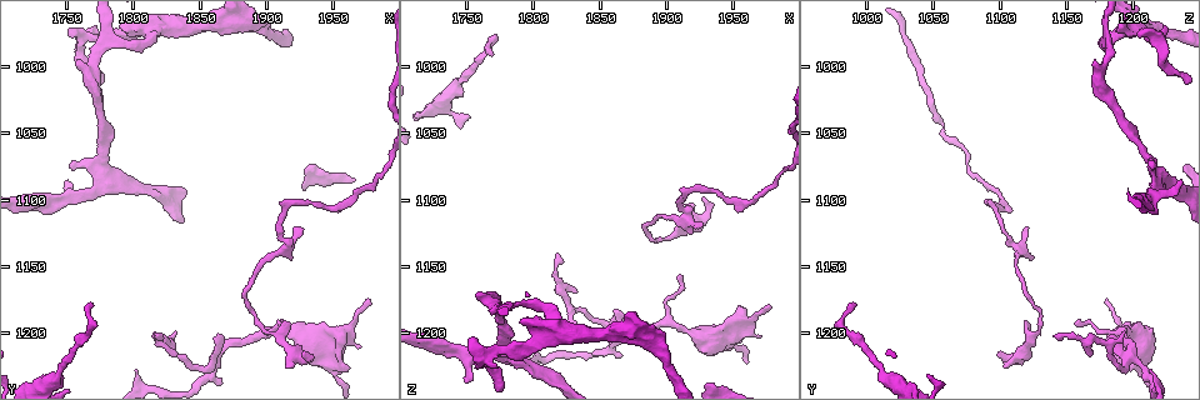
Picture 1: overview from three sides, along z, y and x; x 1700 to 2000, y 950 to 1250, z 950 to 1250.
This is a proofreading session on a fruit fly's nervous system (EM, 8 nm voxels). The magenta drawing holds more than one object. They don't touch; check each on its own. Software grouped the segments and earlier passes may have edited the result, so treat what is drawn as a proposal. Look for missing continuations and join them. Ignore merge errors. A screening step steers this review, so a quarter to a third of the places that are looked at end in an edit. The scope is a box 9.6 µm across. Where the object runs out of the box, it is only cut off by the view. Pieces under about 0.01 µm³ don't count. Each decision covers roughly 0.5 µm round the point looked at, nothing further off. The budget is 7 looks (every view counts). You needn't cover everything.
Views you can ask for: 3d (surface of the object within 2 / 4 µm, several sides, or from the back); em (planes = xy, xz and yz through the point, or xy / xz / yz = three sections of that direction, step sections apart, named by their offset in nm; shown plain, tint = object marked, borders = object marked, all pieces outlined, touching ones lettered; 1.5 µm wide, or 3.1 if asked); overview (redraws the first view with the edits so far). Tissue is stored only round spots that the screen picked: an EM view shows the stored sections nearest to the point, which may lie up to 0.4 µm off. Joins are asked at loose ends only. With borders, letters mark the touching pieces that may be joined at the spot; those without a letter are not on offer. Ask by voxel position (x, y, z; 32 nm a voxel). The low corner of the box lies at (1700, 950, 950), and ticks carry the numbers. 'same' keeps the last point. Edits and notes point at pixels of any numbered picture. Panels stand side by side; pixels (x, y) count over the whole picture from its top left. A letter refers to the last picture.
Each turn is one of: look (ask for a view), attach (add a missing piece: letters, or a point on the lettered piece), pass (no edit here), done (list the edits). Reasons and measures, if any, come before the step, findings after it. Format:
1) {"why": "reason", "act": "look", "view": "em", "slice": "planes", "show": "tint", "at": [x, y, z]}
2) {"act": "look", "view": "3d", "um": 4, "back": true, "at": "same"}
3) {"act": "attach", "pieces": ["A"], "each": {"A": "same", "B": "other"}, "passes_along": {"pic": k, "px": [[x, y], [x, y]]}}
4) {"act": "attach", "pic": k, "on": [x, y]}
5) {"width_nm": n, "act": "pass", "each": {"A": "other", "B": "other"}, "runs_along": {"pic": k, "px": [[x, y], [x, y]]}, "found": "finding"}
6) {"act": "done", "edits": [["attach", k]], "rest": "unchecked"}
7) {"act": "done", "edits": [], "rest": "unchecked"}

{"why": "an open end", "act": "look", "view": "3d", "um": 4, "at": [1756, 1070, 1212]}

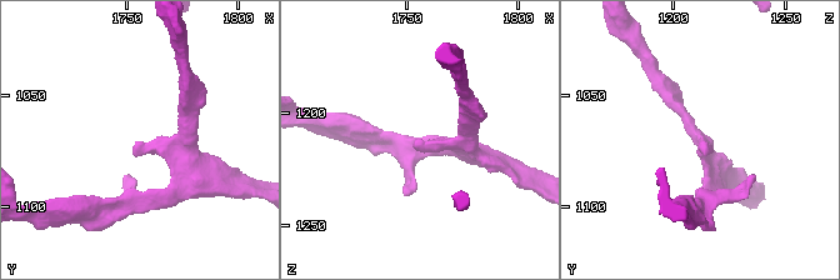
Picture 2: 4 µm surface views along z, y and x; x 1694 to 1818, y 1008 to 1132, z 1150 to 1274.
{"why": "now the EM", "act": "look", "view": "em", "slice": "xz", "step": 8, "show": "tint", "at": [1754, 1070, 1211]}

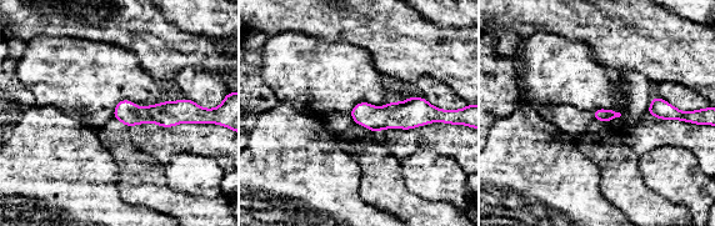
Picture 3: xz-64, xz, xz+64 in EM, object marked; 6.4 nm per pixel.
{"why": "cut it another way", "act": "look", "view": "em", "slice": "planes", "show": "borders", "at": "same"}

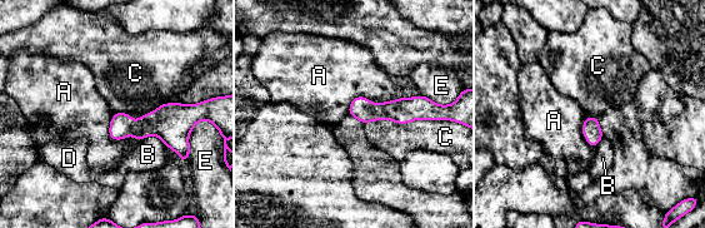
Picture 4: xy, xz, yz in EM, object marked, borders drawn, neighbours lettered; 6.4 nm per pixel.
{"act": "pass", "each": {"A": "other", "B": "other", "C": "other", "D": "other", "E": "other"}, "runs_along": {"pic": 4, "px": [[428, 103], [408, 110], [351, 112]]}, "found": "no lettered piece goes on from it"}

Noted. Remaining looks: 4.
{"why": "branch stops here", "act": "look", "view": "3d", "um": 4, "at": [1910, 1192, 1156]}

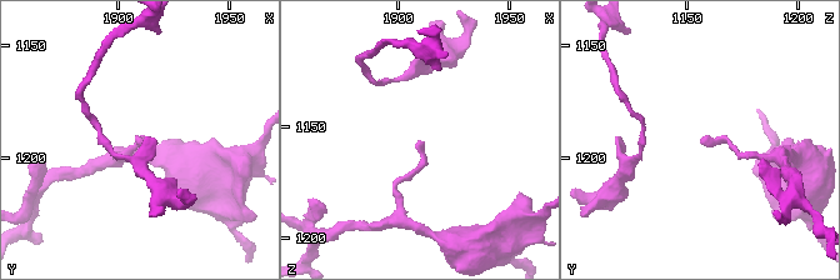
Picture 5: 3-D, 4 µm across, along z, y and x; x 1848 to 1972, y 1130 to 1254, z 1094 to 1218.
{"act": "look", "view": "em", "slice": "xz", "step": 4, "show": "borders", "at": [1911, 1192, 1157]}

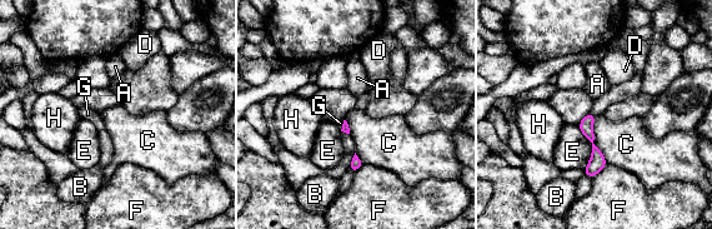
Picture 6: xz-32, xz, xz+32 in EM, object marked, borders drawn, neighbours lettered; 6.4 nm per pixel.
{"act": "pass", "each": {"A": "other", "B": "other", "C": "other", "D": "other", "E": "other", "F": "other", "G": "other", "H": "other"}, "border": {"pic": 6, "px": [[595, 115], [595, 144], [607, 163]]}, "found": "none of them fits"}

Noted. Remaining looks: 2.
{"act": "done", "edits": [], "rest": "unchecked"}

